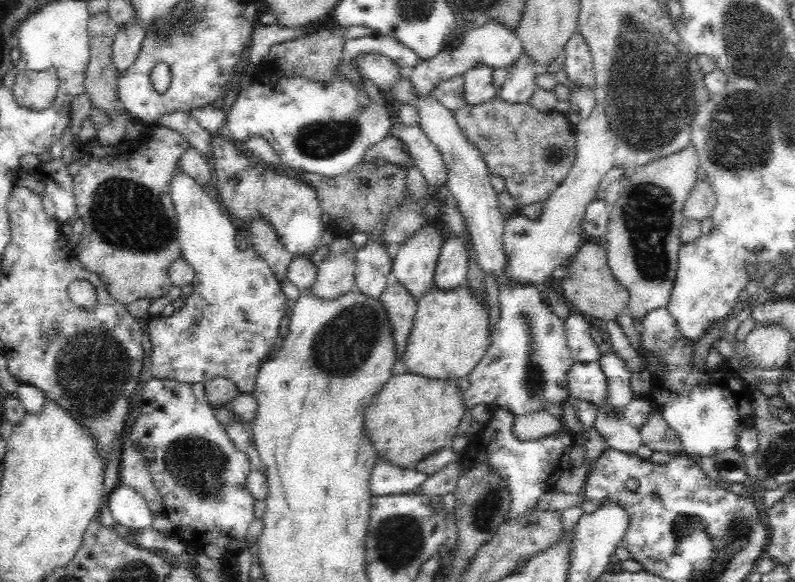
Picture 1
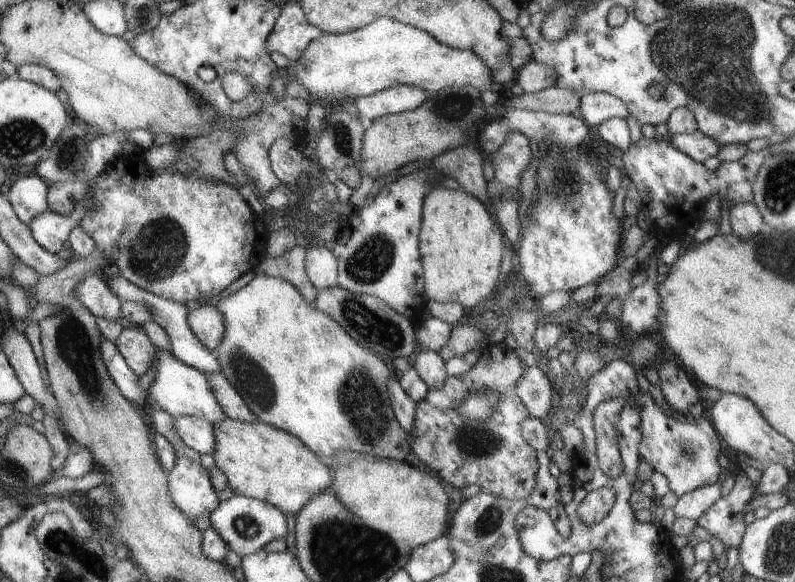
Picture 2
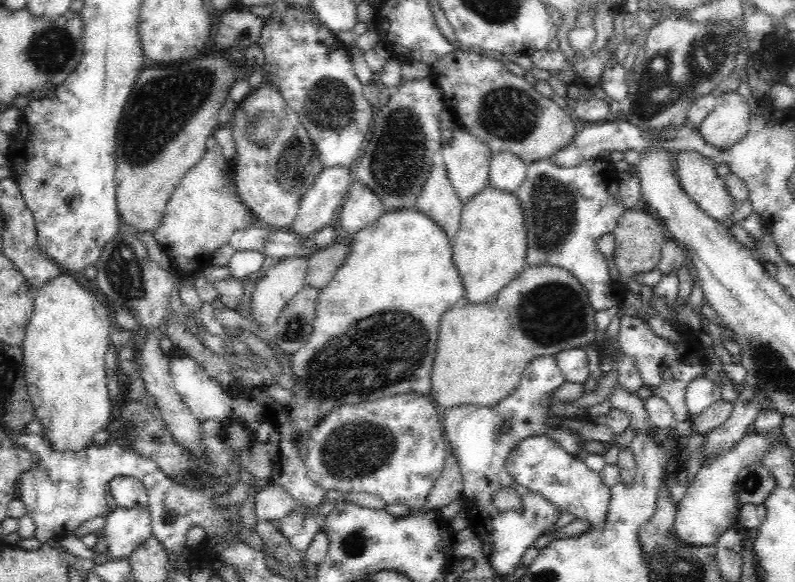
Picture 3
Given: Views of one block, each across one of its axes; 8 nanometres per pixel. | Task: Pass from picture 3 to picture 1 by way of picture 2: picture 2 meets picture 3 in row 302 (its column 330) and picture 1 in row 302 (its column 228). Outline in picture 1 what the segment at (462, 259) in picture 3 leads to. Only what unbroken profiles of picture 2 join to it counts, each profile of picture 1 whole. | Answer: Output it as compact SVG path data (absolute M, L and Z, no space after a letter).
M466 282L454 290L430 288L420 300L416 320L402 362L408 374L418 374L436 380L458 380L470 376L476 364L490 348L490 310L484 300L478 300Z

